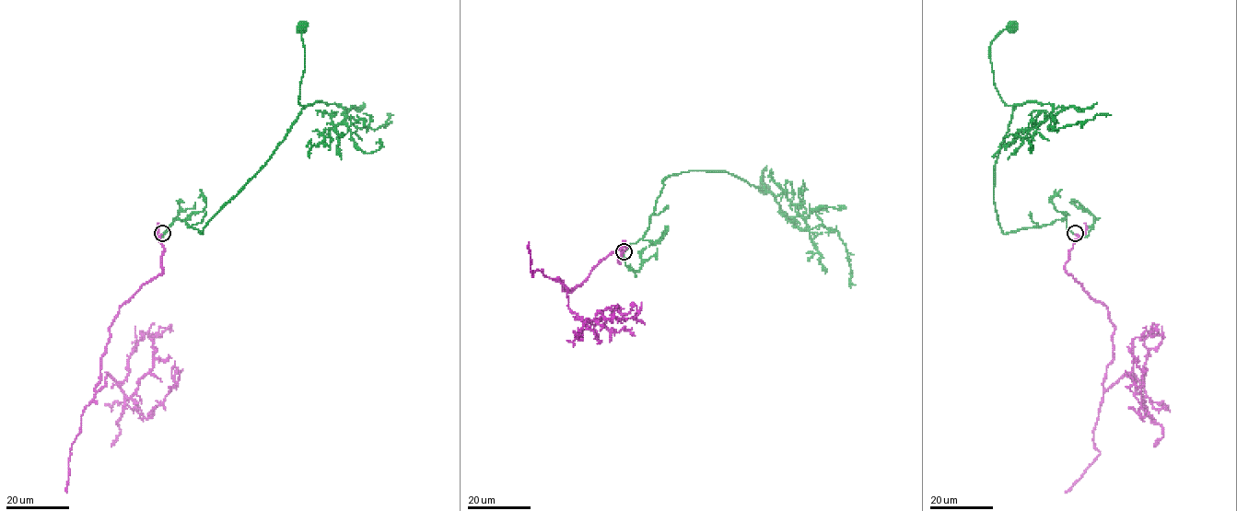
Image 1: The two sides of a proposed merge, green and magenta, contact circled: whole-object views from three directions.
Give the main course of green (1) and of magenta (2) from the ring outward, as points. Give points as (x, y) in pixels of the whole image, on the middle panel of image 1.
1: (624, 251), (648, 227), (668, 177), (726, 170), (765, 191), (761, 178), (767, 167), (764, 188)
2: (624, 251), (624, 241), (572, 291), (557, 280), (586, 322), (636, 319), (636, 311)

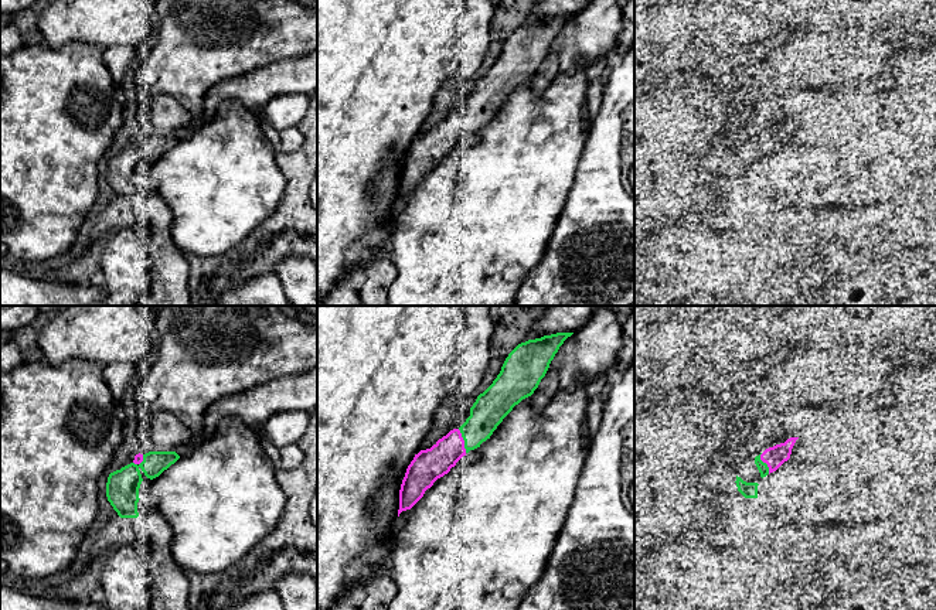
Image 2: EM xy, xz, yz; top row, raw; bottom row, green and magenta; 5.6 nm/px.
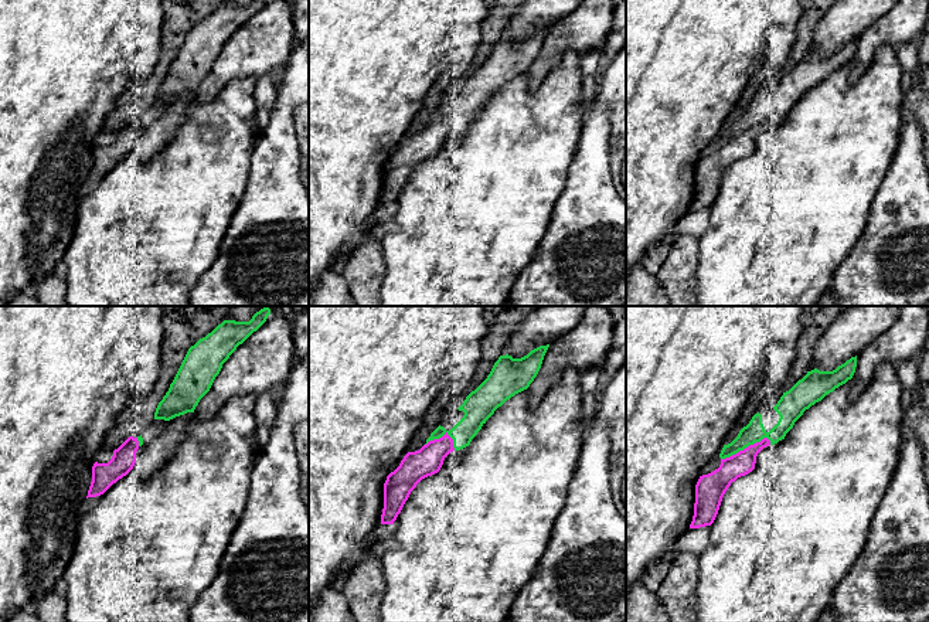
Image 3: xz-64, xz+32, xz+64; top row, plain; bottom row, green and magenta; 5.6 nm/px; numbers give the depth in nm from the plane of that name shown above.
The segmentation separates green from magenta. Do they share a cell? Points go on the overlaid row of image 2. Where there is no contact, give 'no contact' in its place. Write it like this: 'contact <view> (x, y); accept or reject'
contact xz (463, 439); reject

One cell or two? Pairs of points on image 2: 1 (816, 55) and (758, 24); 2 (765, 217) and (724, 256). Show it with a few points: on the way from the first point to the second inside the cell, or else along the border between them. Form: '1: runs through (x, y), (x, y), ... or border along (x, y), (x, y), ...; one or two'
1: border along (822, 24), (813, 24), (792, 41); two
2: border along (758, 228), (772, 231); two

